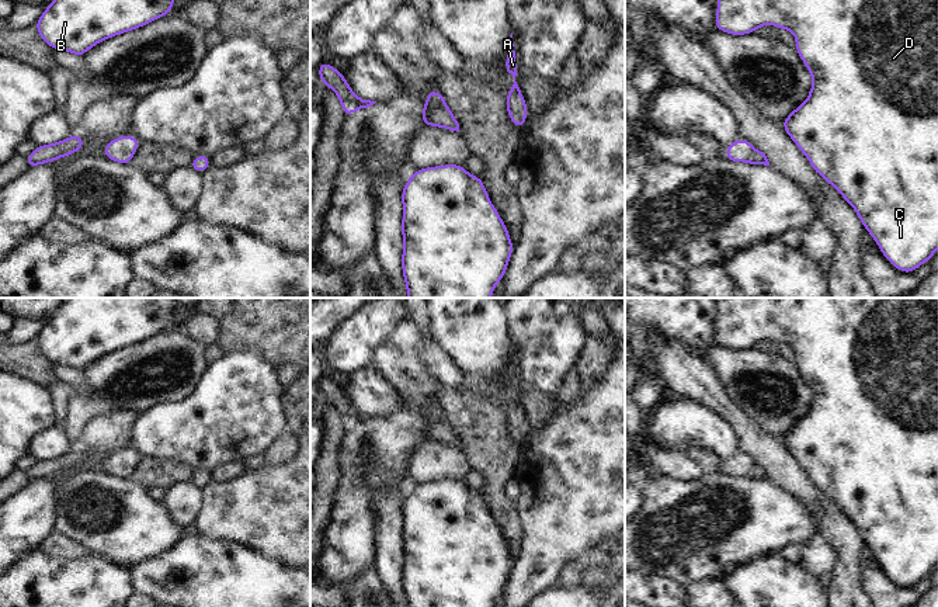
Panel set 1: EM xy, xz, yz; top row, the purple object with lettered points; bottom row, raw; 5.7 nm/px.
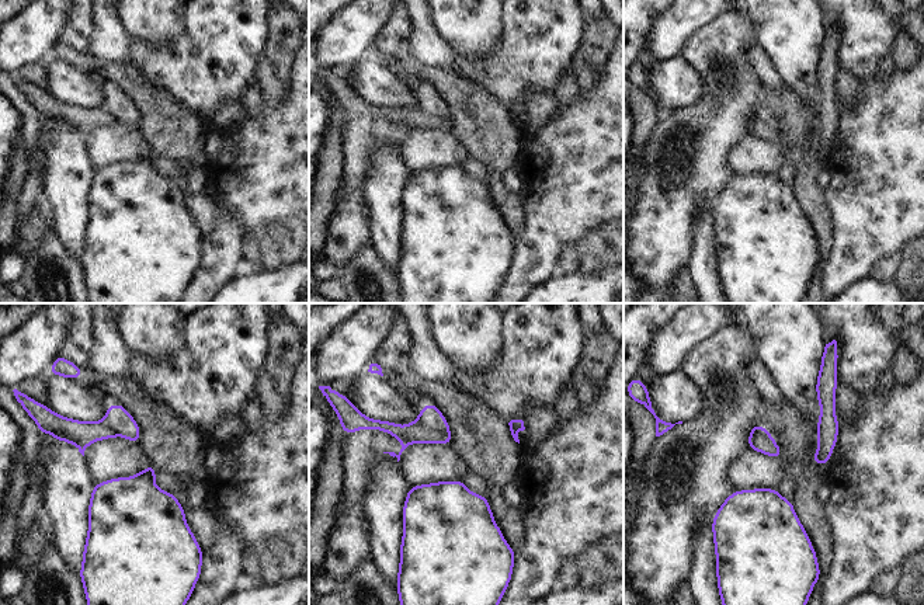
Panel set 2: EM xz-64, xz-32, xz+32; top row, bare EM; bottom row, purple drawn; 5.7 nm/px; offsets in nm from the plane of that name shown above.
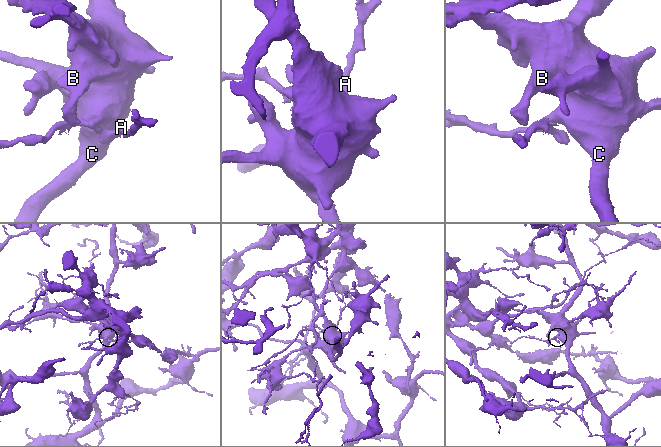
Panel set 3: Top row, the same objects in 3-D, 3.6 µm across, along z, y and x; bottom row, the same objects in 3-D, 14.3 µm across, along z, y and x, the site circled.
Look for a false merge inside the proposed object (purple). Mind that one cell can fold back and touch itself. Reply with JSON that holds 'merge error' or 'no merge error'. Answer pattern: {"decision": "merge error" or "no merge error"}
{"decision": "merge error"}

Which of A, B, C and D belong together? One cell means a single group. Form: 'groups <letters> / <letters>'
groups A / B C D

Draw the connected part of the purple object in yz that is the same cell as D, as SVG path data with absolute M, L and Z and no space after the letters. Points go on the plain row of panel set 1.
M716 298L715 343L729 350L748 350L761 340L777 340L796 351L795 364L809 385L813 400L805 417L782 437L782 443L820 489L854 523L885 573L904 589L931 576L938 563L938 298Z

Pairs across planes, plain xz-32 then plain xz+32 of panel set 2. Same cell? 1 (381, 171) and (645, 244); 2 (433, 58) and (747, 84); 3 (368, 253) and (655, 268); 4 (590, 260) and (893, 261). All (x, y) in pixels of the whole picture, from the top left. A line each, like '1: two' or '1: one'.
1: two
2: two
3: two
4: two

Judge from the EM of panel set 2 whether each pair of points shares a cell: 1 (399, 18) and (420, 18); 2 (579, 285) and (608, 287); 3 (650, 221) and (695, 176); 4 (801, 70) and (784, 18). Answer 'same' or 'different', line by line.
1: different
2: same
3: same
4: same

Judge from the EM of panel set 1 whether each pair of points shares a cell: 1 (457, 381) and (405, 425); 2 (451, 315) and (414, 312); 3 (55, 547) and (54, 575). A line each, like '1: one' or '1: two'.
1: two
2: two
3: two

